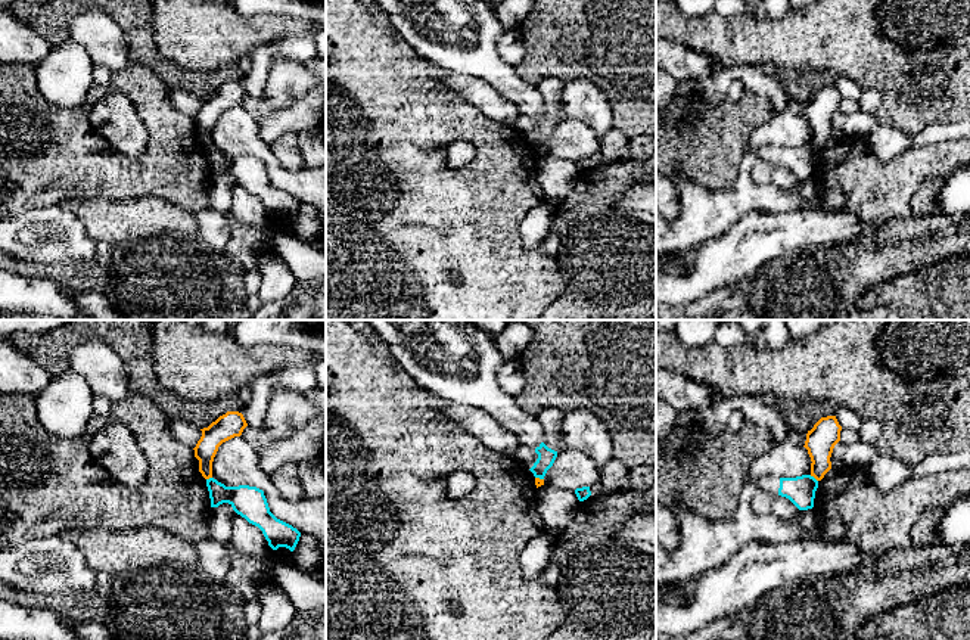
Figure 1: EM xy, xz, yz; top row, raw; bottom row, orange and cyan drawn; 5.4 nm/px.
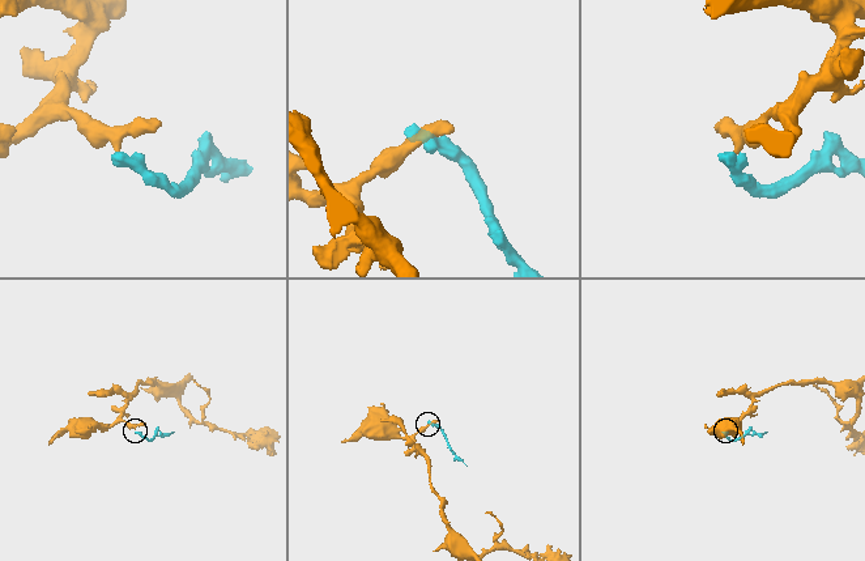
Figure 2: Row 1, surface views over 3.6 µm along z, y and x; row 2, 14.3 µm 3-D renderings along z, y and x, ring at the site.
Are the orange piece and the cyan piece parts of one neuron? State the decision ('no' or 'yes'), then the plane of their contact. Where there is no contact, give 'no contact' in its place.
no; contact in yz

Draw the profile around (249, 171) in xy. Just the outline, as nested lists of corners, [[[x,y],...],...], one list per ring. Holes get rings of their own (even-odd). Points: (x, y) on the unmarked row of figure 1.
[[[214,147],[206,149],[206,156],[211,177],[228,173],[237,184],[262,201],[273,220],[279,217],[295,220],[301,202],[270,181],[262,159],[249,155],[226,156]]]

